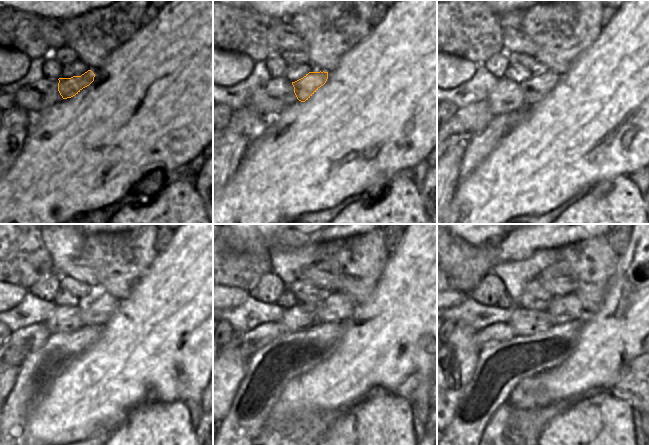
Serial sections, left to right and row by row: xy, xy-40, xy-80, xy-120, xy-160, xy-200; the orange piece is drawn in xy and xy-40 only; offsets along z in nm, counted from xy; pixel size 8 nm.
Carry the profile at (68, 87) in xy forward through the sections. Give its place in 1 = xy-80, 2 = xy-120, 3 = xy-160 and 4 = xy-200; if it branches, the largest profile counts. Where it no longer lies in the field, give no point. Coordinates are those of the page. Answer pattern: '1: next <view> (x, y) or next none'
1: next xy-80 (536, 88)
2: next xy-120 (99, 311)
3: next xy-160 (337, 307)
4: next xy-200 (562, 309)

